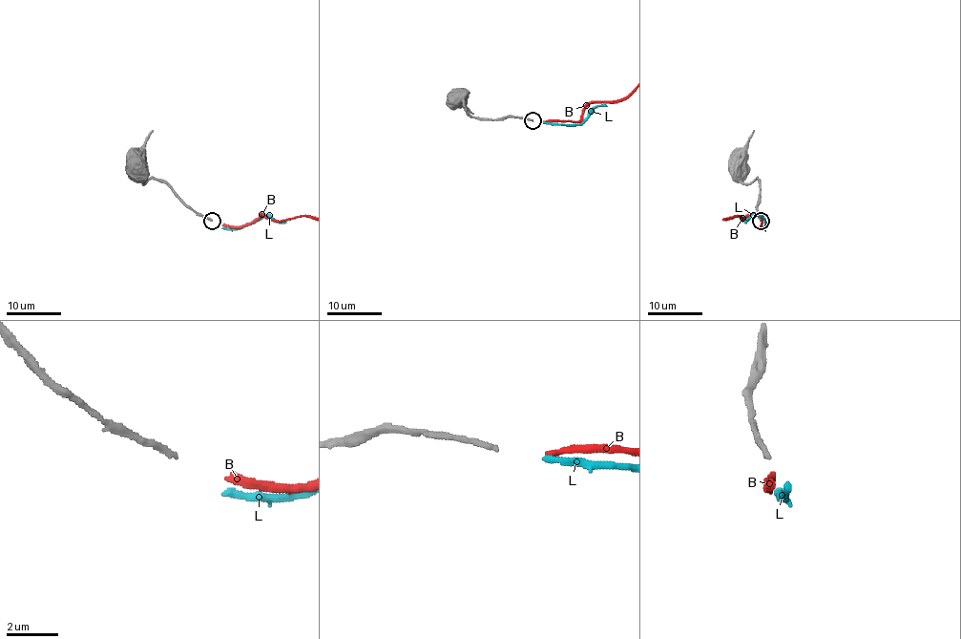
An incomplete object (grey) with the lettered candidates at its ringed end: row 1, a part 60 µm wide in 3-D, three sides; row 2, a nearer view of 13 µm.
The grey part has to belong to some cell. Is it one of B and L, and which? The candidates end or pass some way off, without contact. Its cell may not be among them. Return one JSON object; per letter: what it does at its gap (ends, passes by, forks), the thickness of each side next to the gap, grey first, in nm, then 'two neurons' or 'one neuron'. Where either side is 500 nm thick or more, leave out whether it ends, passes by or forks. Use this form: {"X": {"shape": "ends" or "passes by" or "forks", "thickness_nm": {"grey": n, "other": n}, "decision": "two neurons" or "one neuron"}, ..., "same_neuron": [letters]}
{"B": {"shape": "ends", "thickness_nm": {"grey": 220, "other": 240}, "decision": "two neurons"}, "L": {"shape": "ends", "thickness_nm": {"grey": 220, "other": 260}, "decision": "two neurons"}, "same_neuron": []}

